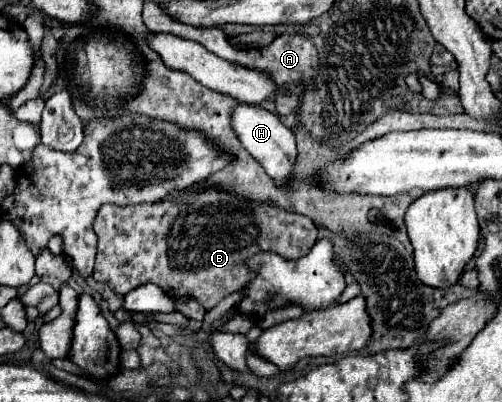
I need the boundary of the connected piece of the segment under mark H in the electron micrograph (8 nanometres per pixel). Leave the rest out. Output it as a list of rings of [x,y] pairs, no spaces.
[[[237,103],[233,107],[231,113],[231,127],[237,133],[241,145],[265,167],[265,171],[277,181],[277,183],[285,183],[291,177],[293,171],[293,161],[297,155],[295,149],[295,137],[293,131],[287,129],[279,117],[263,107],[255,107],[255,105],[247,105],[247,103]]]

